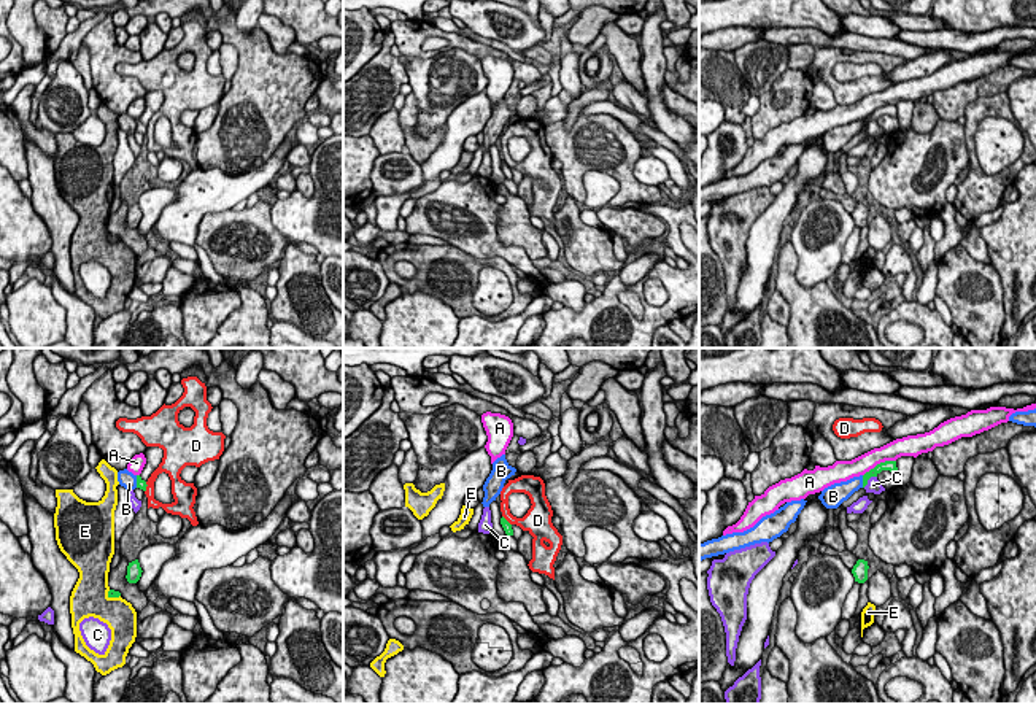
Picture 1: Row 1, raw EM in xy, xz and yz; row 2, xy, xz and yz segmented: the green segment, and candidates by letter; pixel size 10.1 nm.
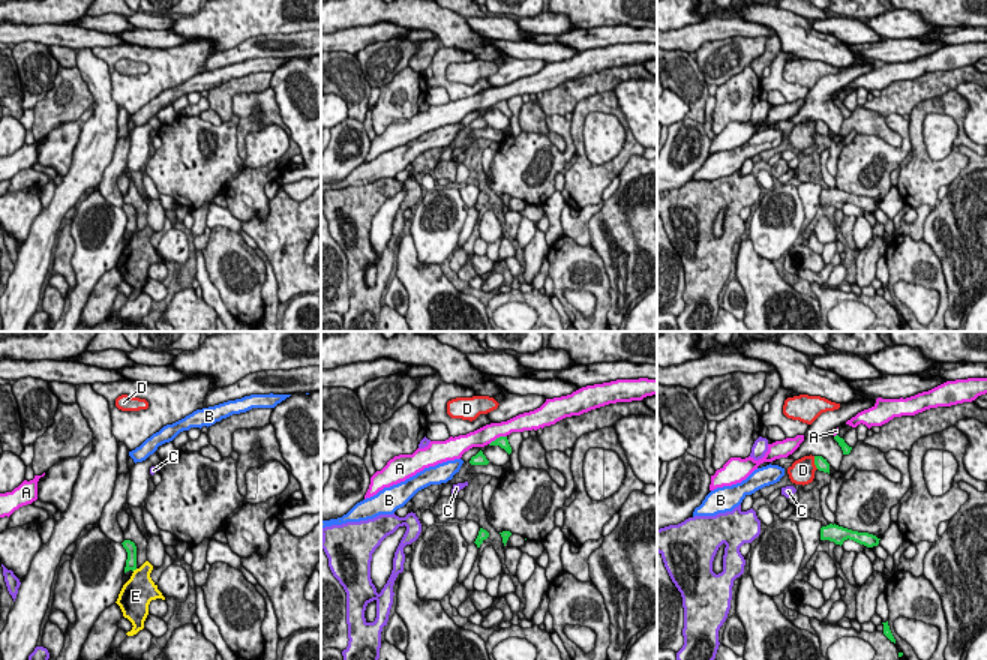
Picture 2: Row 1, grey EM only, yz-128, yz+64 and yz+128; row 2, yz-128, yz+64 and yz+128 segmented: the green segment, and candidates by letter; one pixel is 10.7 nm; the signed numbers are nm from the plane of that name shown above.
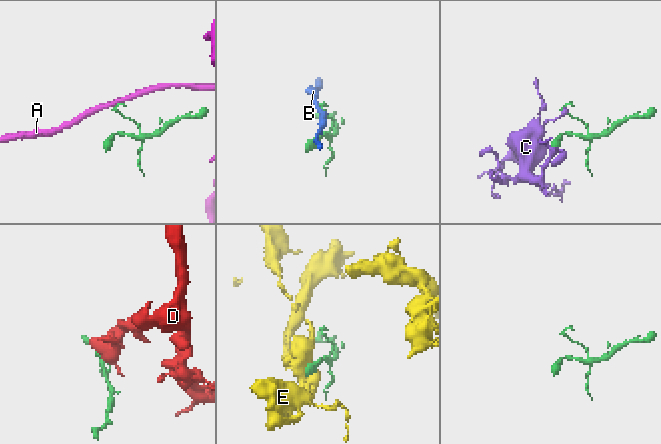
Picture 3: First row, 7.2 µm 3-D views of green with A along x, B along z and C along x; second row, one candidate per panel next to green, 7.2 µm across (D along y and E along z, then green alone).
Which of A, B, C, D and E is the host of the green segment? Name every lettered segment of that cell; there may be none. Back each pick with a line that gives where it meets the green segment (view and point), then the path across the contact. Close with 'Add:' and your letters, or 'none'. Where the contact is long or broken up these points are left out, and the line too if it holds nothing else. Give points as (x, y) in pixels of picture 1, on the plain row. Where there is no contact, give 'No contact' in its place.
C: Touches green at yz (868, 123)
Add: C

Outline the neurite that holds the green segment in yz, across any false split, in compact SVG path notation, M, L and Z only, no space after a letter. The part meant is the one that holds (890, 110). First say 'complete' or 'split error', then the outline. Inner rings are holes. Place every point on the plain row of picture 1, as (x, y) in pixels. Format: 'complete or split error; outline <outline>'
split error; outline M896 105L880 106L863 119L863 132L866 133L866 137L880 138L882 135L885 135L885 132L877 124L877 119L882 114L890 114L893 118L898 118Z

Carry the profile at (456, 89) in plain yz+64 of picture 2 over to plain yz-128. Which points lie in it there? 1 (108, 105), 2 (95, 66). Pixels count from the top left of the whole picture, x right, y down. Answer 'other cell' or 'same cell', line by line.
1: other cell
2: other cell

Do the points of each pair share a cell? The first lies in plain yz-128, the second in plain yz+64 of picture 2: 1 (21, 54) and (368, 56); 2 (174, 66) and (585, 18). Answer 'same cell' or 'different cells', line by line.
1: same cell
2: same cell

